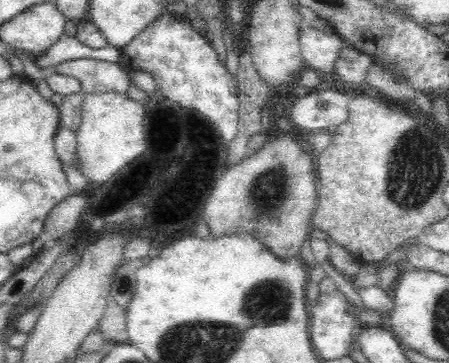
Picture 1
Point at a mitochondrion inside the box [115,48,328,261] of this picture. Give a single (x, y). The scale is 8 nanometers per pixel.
(269, 187)

